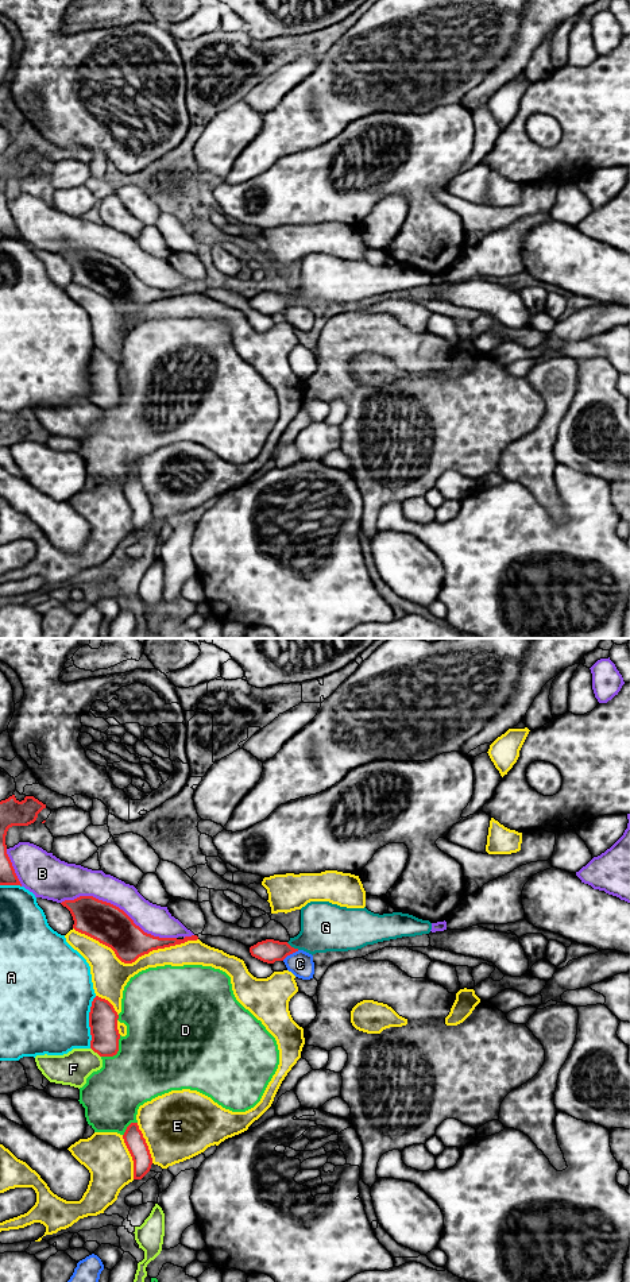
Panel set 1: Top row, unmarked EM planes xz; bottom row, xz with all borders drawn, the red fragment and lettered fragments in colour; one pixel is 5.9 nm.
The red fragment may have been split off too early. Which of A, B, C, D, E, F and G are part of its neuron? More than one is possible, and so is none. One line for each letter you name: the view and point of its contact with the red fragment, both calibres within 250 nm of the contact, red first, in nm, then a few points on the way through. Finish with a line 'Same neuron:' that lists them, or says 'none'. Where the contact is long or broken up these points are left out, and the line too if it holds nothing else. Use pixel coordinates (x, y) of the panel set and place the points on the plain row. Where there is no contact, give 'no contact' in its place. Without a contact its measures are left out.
G: meets red in xz at (293, 300); 140 nm thick on the red side, 280 nm on the other; runs through xz (269, 302), (293, 300), (313, 290), (325, 280)
Same neuron: G

